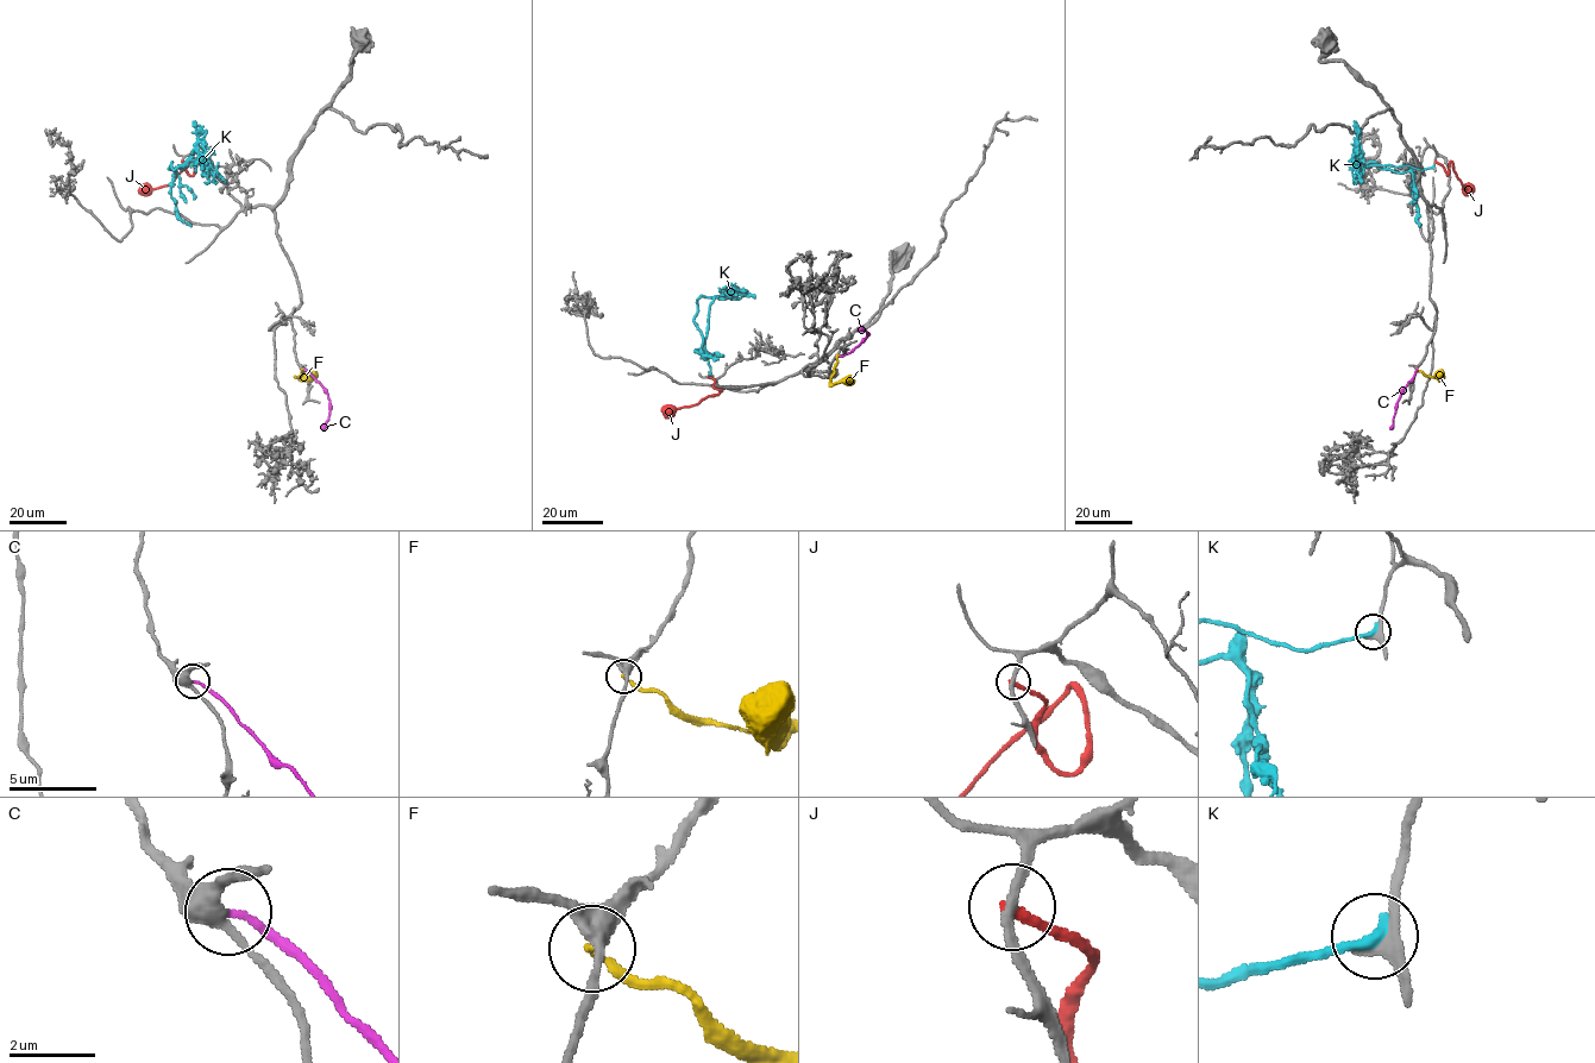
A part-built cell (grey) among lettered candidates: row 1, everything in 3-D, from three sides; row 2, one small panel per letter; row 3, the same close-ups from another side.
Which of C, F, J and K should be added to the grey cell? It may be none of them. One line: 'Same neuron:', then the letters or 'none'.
Same neuron: none

